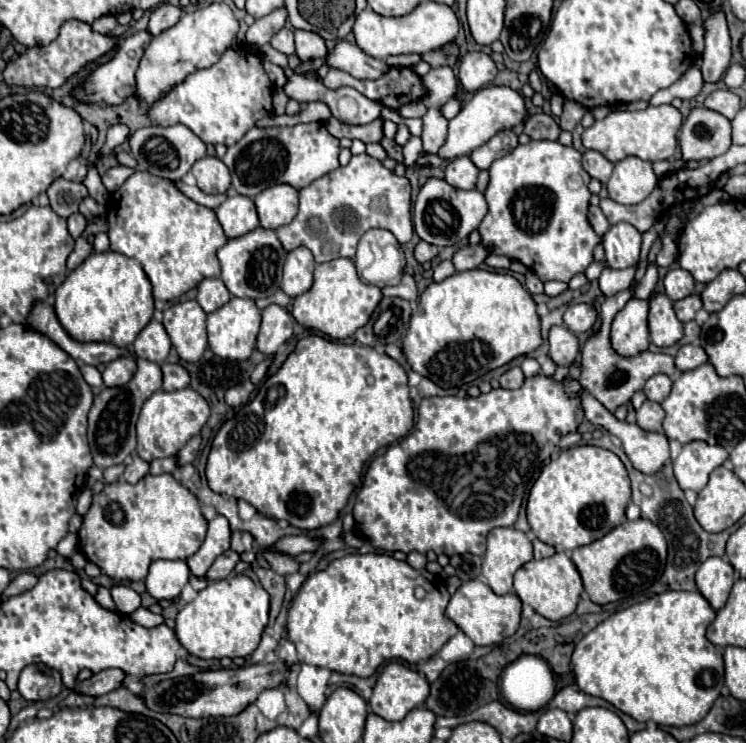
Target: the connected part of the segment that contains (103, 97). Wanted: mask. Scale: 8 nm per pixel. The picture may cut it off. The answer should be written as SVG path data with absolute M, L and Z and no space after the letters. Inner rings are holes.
M138 31L130 35L116 51L116 55L94 69L90 79L82 85L78 91L78 97L86 103L98 103L104 101L106 105L118 105L122 103L132 91L124 91L126 85L134 85L134 73L138 69L138 61L150 43L152 35L148 31ZM134 51L136 57L128 57L128 53Z

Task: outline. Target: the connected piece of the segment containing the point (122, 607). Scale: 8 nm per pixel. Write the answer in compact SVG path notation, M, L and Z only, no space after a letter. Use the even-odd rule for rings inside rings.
M114 585L110 589L110 593L112 593L112 599L116 603L116 609L124 615L130 615L140 607L140 595L128 585Z

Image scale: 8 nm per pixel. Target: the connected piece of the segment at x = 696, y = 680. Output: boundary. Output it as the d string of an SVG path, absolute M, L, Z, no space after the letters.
M664 591L660 595L654 595L650 599L646 599L644 603L636 603L628 609L622 609L618 613L614 613L612 617L608 617L606 621L602 621L596 629L592 629L590 633L586 633L580 643L576 645L574 653L572 653L572 663L574 663L574 675L576 675L576 683L578 687L594 697L602 697L608 703L612 703L616 709L628 713L630 717L634 717L636 721L654 721L658 725L672 725L672 727L684 727L684 725L692 725L698 723L700 719L706 717L706 713L710 711L712 703L716 701L716 697L720 695L718 689L724 687L724 661L722 661L722 653L718 651L716 645L712 645L706 639L706 627L714 621L716 611L710 607L710 603L702 597L700 591Z

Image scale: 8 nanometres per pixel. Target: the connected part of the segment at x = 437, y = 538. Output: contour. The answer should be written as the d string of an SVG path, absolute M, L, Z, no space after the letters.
M536 373L526 377L524 385L514 391L500 387L478 397L422 399L416 429L390 445L384 455L378 455L366 471L354 503L354 519L360 533L370 539L372 545L386 551L410 553L416 549L426 553L434 549L448 557L462 553L484 555L486 535L494 527L512 527L516 523L528 481L540 471L546 455L556 449L560 437L576 431L578 423L582 423L582 391L578 379L566 377L560 383L554 381L554 377Z

